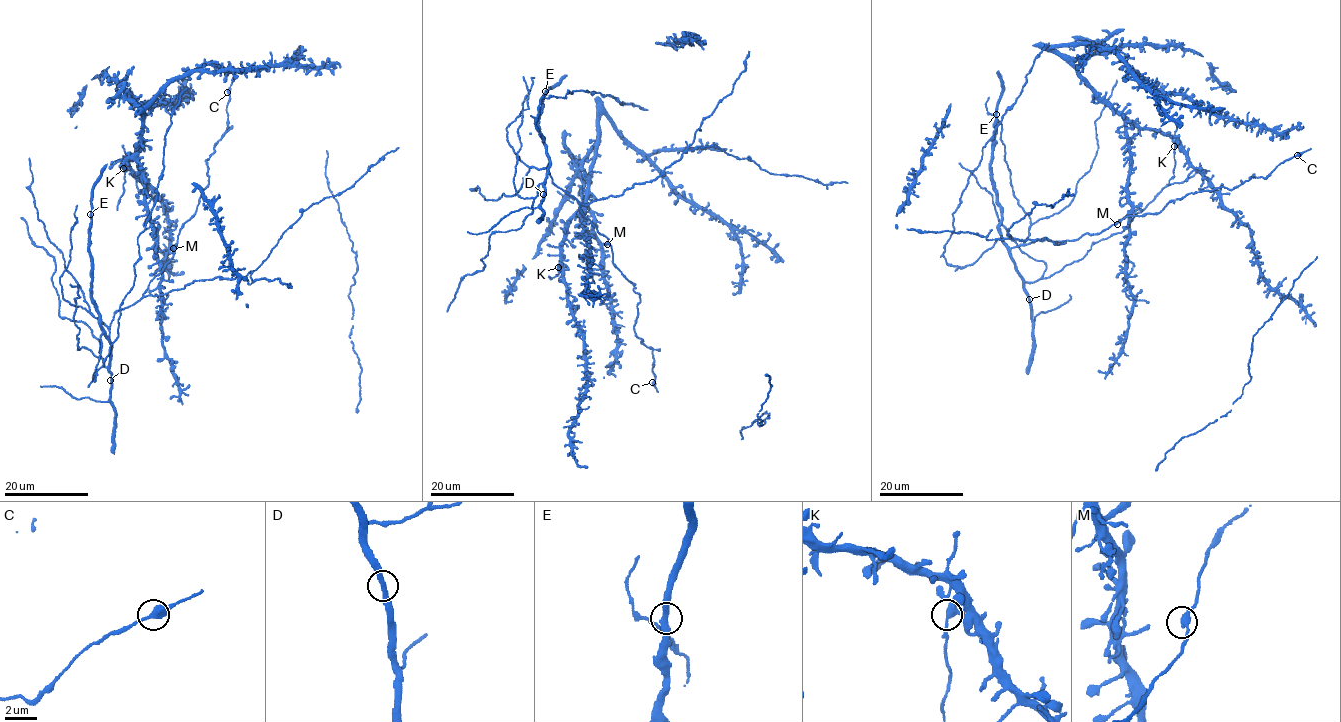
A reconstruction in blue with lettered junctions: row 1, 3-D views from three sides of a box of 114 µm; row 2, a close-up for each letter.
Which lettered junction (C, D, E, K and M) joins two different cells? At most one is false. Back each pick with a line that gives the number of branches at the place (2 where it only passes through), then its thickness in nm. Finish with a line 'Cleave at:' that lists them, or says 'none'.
K: branches 2; calibre 360 nm
Cleave at: K

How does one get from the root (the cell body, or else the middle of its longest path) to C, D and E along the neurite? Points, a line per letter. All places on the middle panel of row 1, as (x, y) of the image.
C: (597, 229), (609, 241), (613, 265), (639, 295), (634, 330), (641, 343), (653, 350), (655, 379), (652, 382)
D: (597, 229), (581, 212), (579, 201), (554, 184), (549, 173), (549, 158), (543, 194)
E: (597, 229), (581, 212), (579, 201), (554, 184), (549, 173), (548, 156), (537, 125), (545, 91)

